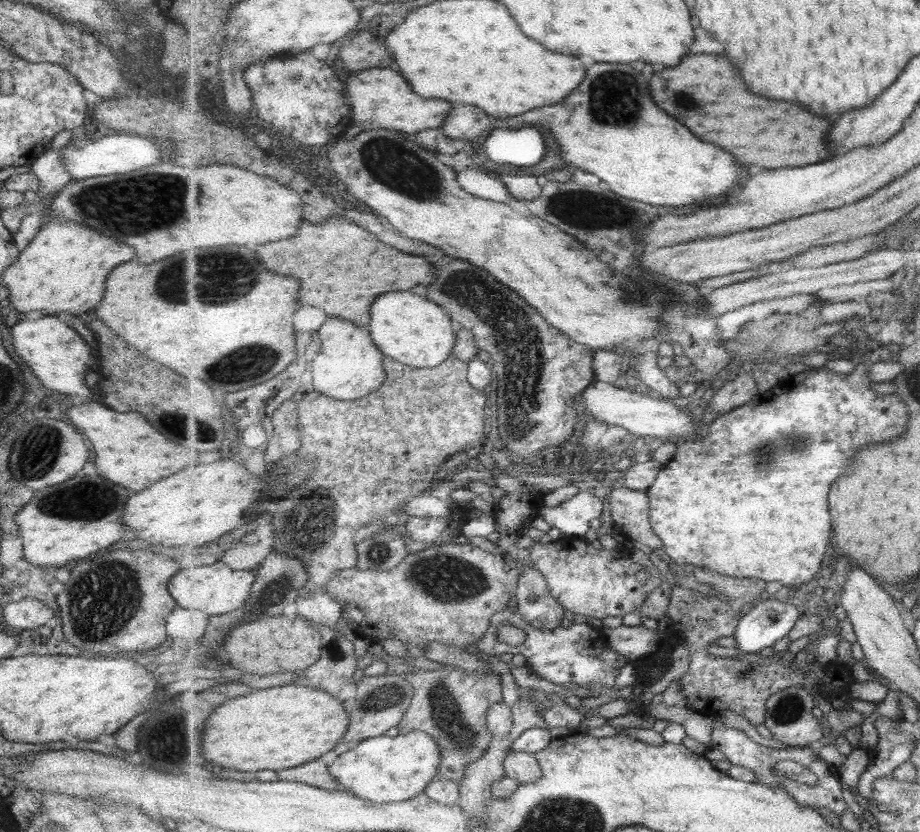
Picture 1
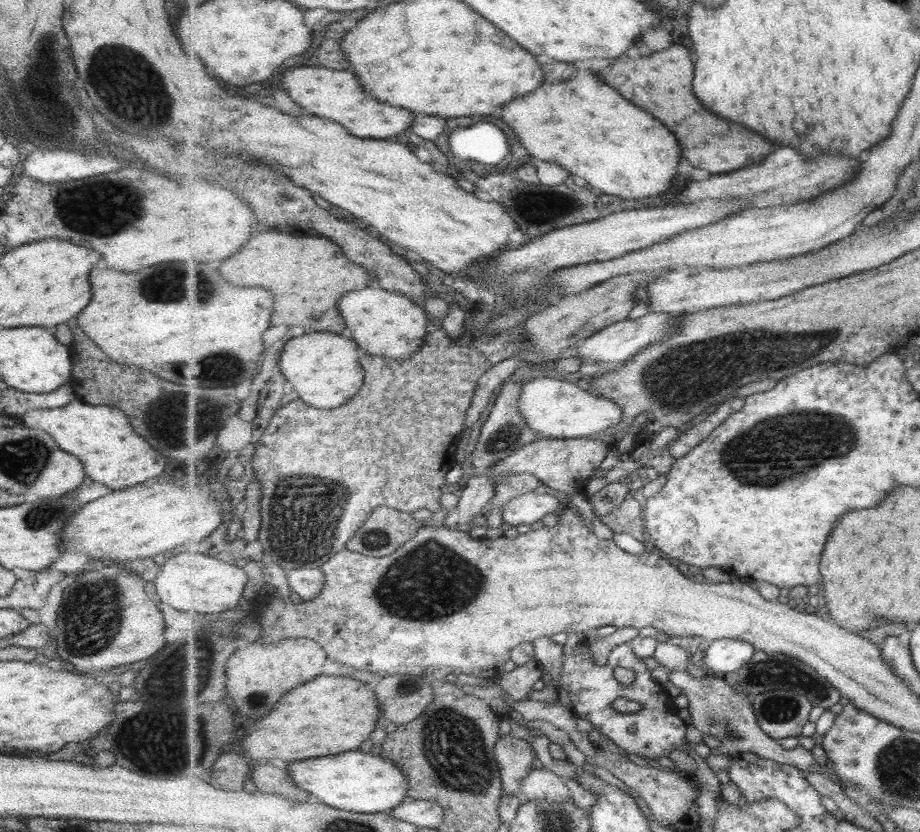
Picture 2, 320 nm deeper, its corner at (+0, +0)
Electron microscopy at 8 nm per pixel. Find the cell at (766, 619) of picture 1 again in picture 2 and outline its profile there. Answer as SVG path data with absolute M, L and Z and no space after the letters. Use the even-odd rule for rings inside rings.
M723 638L710 642L703 666L728 676L747 665L755 653L757 647L753 643L741 638Z

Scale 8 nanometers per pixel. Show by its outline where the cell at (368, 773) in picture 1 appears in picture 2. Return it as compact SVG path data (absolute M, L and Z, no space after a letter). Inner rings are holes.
M353 750L331 757L300 760L286 766L297 786L308 790L316 801L341 810L385 813L408 800L407 773L382 753L374 756L371 752Z

